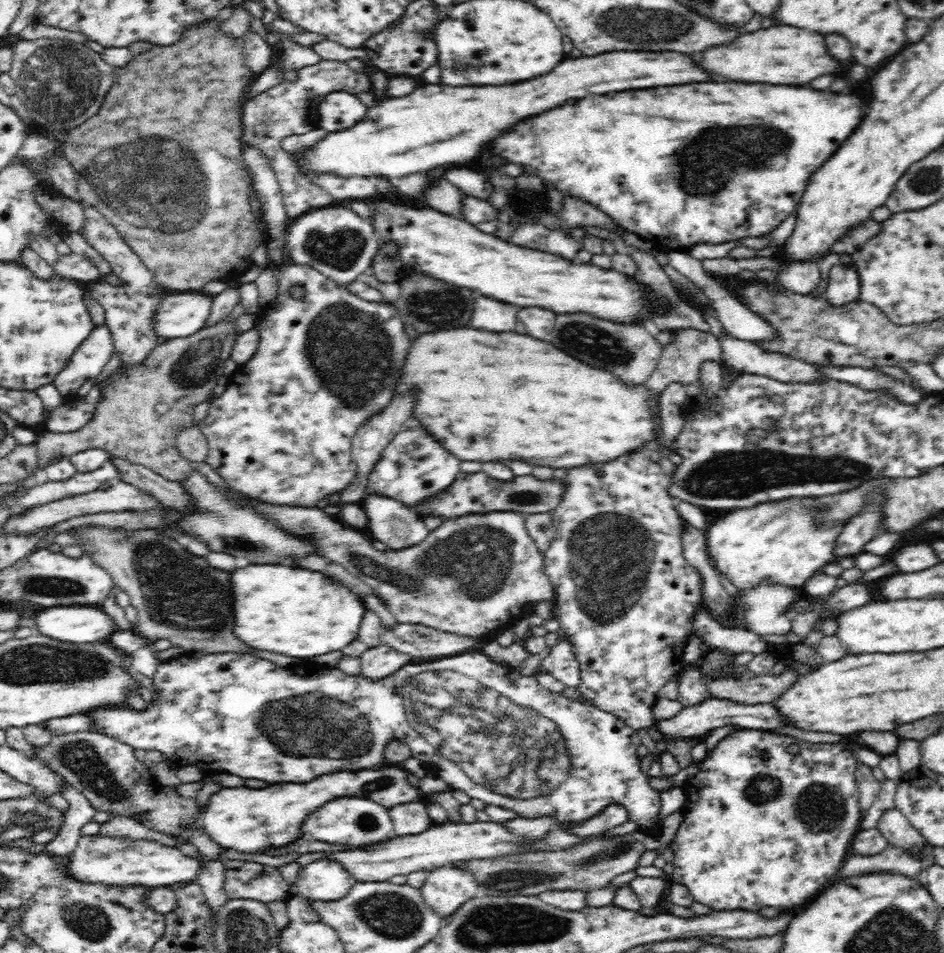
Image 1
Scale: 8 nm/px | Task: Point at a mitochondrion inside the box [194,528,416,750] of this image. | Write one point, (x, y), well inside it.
(247, 545)

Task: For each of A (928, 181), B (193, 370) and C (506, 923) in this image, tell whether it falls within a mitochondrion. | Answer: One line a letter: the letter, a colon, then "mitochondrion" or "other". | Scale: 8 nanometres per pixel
A: mitochondrion
B: mitochondrion
C: mitochondrion

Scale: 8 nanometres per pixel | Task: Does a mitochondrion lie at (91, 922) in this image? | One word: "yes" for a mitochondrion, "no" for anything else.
yes

